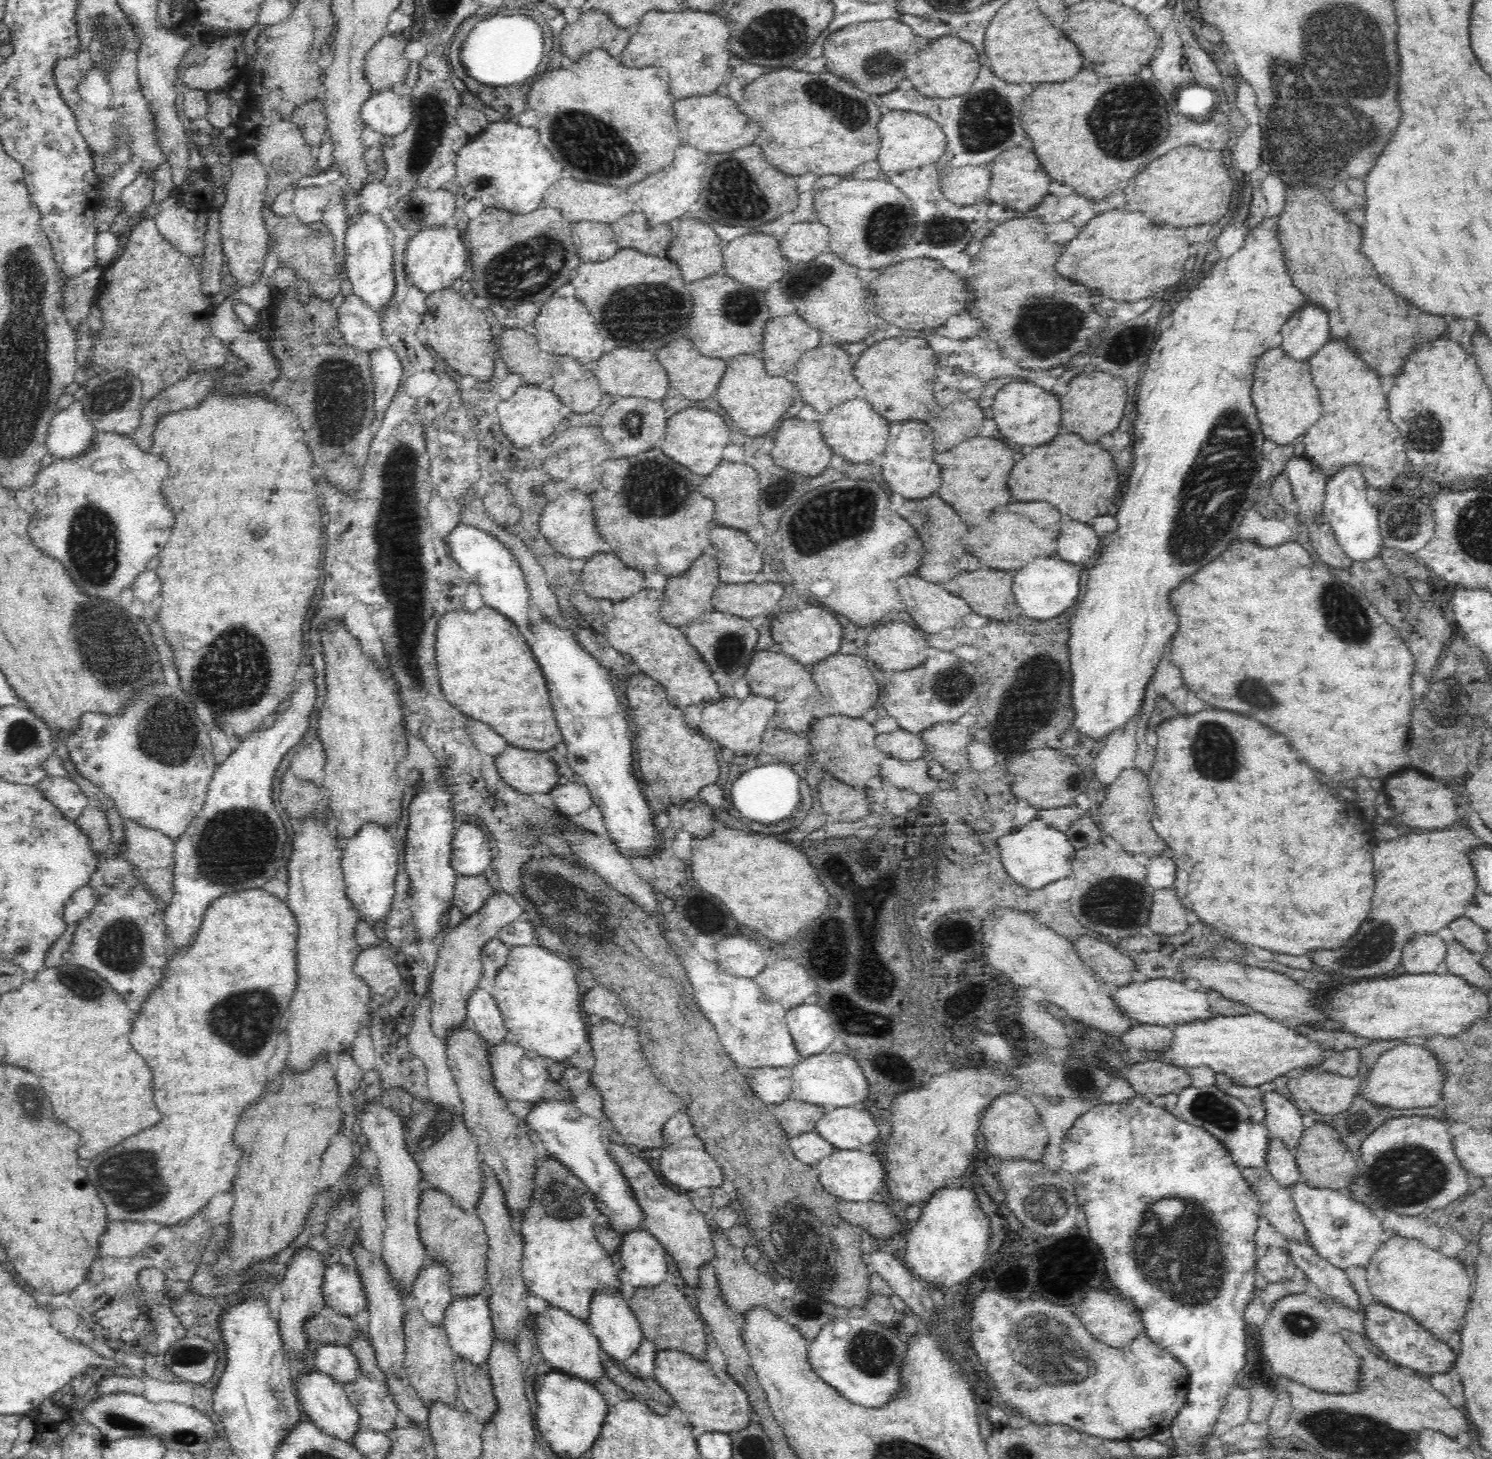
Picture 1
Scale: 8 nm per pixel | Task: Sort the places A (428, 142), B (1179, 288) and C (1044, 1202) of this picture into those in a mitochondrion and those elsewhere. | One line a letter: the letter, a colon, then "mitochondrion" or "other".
A: mitochondrion
B: other
C: mitochondrion

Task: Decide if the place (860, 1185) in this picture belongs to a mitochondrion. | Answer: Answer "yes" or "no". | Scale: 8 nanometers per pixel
no

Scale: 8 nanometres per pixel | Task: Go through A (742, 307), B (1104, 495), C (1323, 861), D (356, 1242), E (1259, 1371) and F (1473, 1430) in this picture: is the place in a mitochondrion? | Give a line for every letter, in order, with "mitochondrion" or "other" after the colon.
A: mitochondrion
B: other
C: other
D: other
E: other
F: other

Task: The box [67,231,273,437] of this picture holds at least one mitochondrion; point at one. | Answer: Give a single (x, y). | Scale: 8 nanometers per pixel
(114, 395)

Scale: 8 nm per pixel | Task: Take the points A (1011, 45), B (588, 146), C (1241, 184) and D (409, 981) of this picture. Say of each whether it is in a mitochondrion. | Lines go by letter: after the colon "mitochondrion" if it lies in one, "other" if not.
A: other
B: mitochondrion
C: other
D: other

